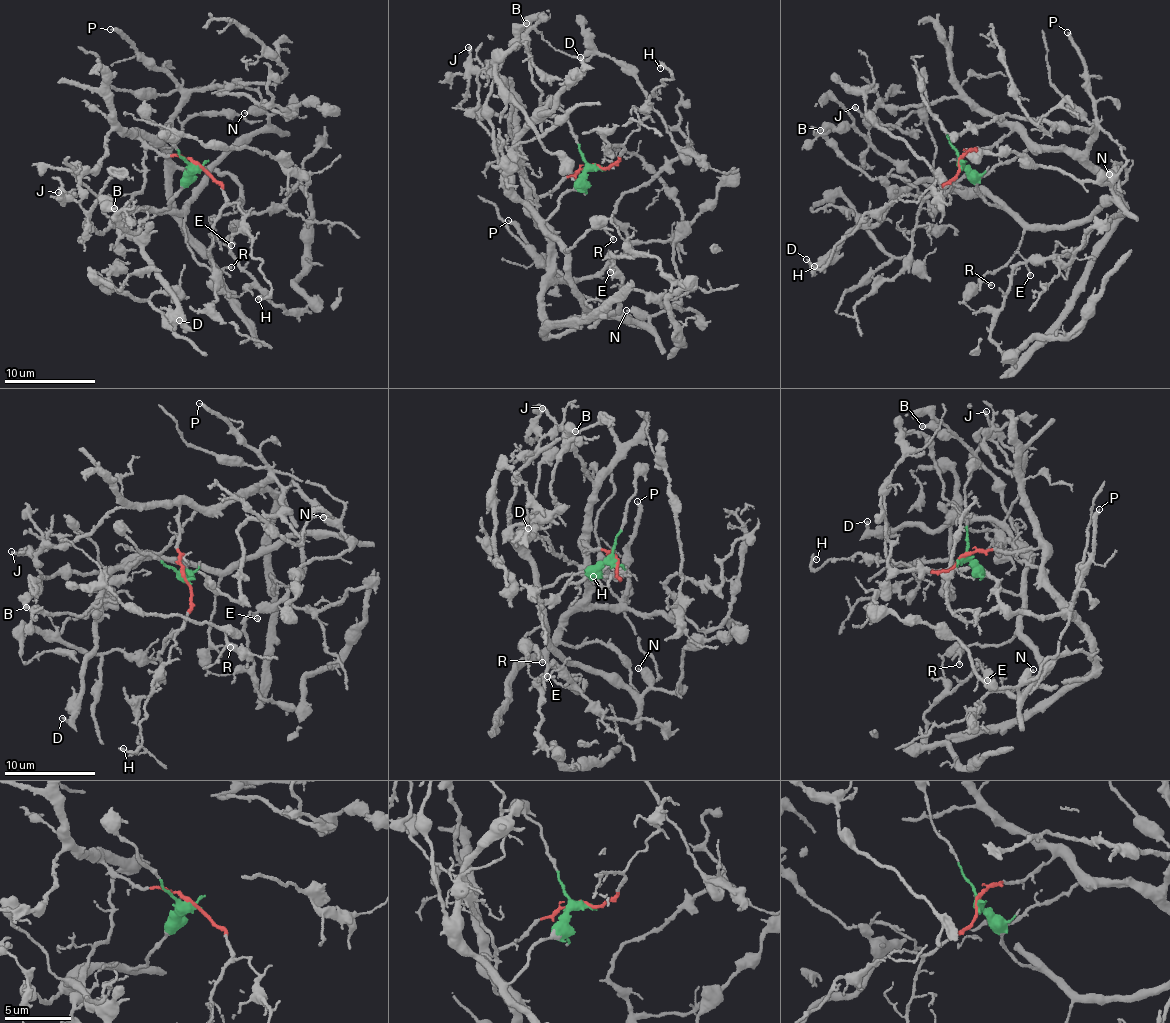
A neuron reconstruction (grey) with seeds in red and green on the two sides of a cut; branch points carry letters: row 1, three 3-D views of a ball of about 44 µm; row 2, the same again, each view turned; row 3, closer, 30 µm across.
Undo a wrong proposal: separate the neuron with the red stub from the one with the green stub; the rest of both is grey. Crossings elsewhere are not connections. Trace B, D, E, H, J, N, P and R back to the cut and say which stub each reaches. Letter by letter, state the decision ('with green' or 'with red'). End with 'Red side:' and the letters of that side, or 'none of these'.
B: with green
D: with green
E: with red
H: with red
J: with red
N: with green
P: with red
R: with green
Red side: E, H, J, P

